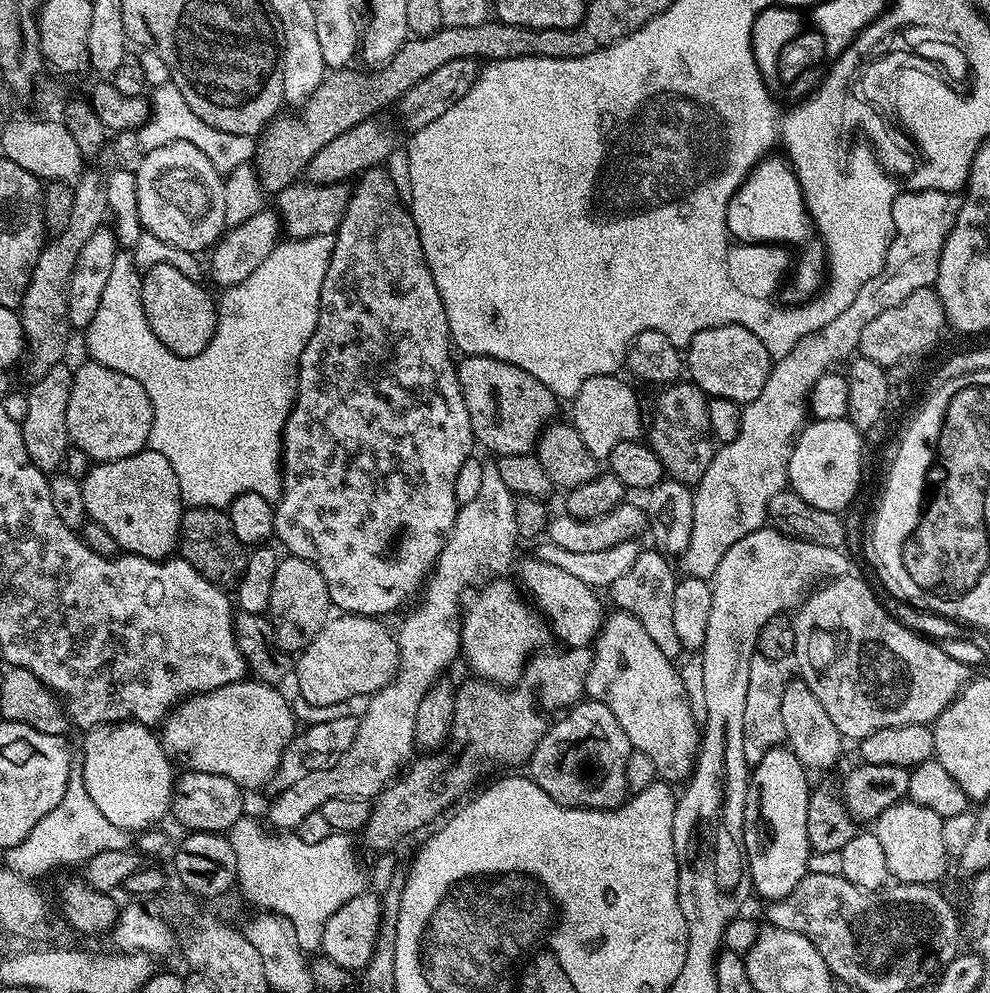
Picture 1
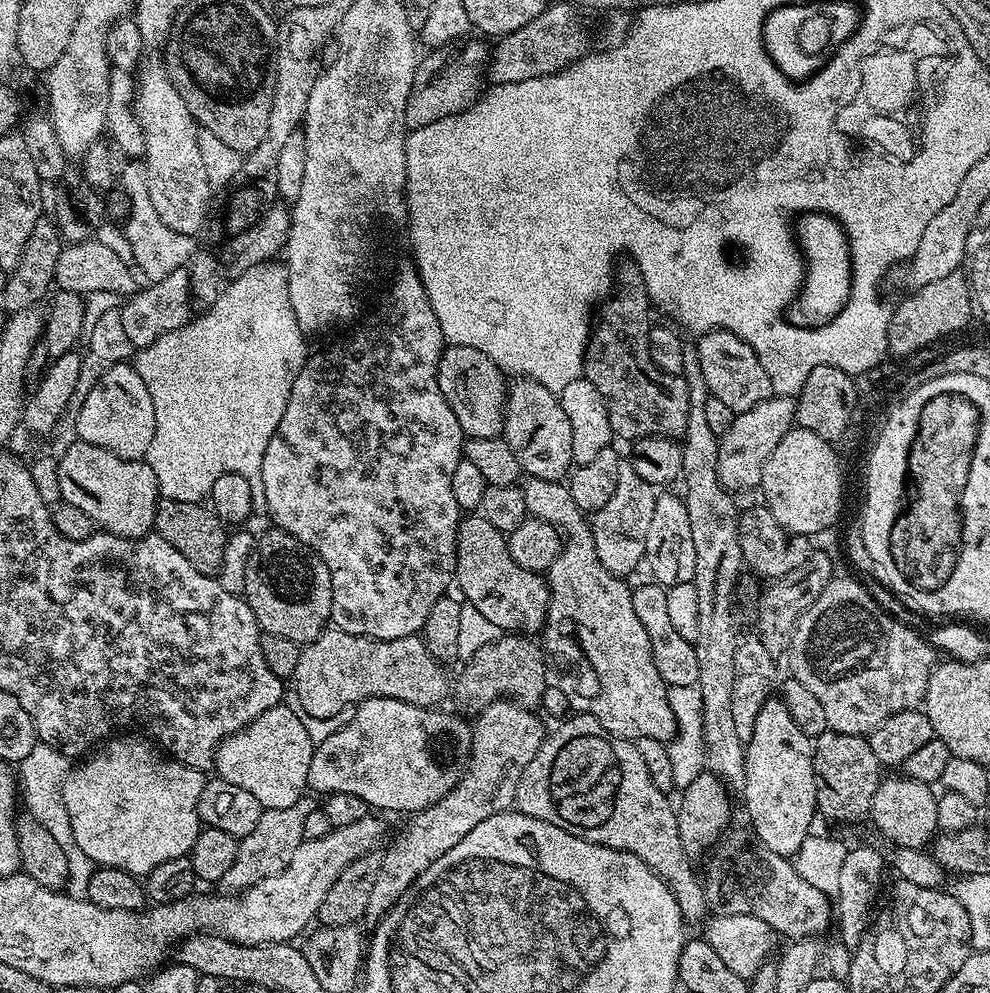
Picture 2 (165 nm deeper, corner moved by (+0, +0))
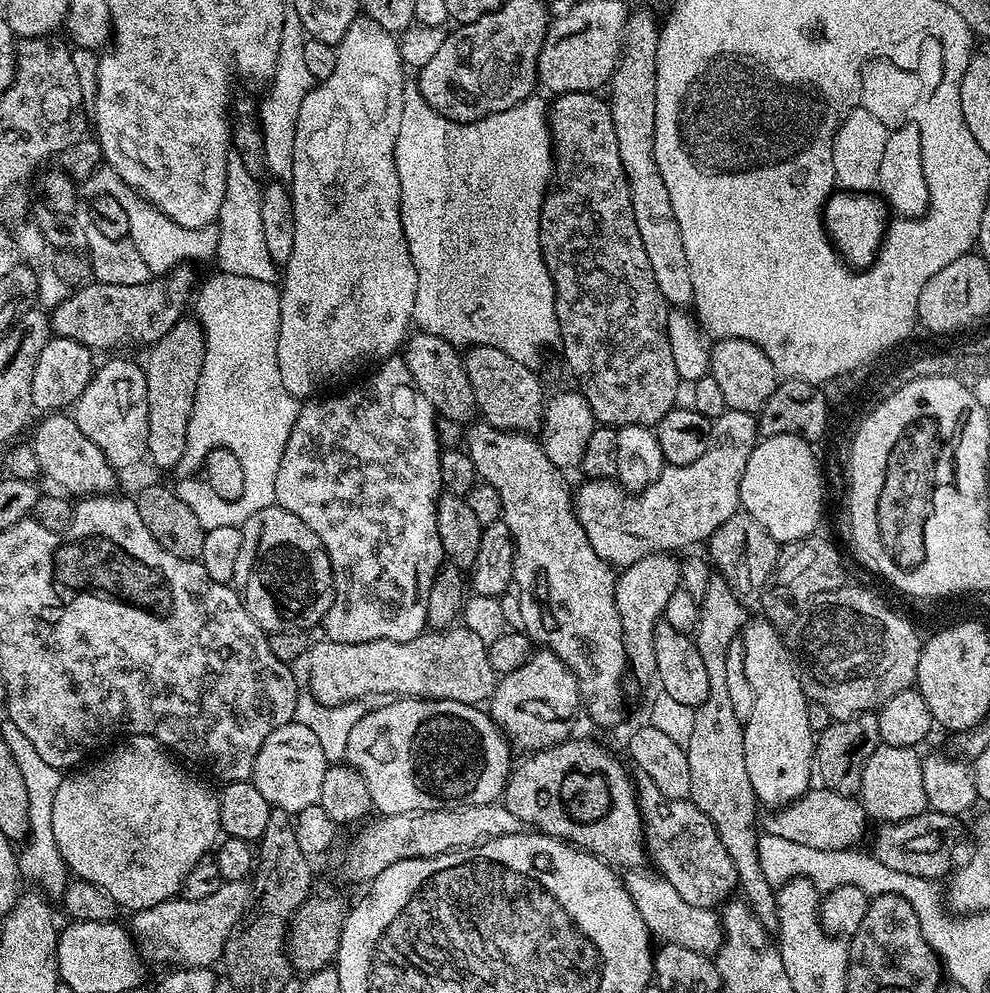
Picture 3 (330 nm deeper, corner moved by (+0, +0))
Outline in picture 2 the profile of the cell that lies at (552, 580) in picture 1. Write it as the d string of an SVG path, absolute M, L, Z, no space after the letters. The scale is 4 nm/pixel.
M468 514L461 519L456 539L455 587L460 587L459 595L467 604L474 606L489 622L500 628L504 634L536 634L543 629L548 618L548 582L541 573L518 566L508 549L508 538L486 518L479 514Z

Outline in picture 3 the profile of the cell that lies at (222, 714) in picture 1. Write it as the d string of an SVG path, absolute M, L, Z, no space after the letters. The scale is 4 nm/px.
M293 722L274 730L274 734L262 742L262 750L258 750L250 782L273 808L295 814L306 810L306 806L318 804L322 774L326 774L329 763L313 732L306 730L306 726Z

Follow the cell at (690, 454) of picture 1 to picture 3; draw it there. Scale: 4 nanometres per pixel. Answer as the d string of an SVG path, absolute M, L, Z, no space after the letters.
M562 92L551 101L548 113L548 131L552 134L552 166L554 183L544 195L540 211L540 253L544 259L546 270L552 279L556 295L556 317L560 327L559 347L564 347L564 360L576 379L575 387L590 402L590 410L596 415L596 423L610 428L625 428L631 424L655 426L672 408L677 407L682 381L678 370L674 370L674 357L670 355L670 342L666 334L666 322L670 305L662 296L658 285L654 282L650 261L646 258L645 247L642 246L641 235L635 221L634 207L631 205L631 192L627 174L623 170L622 158L619 157L618 139L615 137L614 121L611 117L609 101L599 100L596 92Z

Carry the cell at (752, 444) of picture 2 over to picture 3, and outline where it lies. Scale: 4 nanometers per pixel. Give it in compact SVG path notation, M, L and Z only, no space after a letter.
M731 410L723 412L717 420L712 421L712 439L706 446L706 454L702 454L702 458L698 458L698 462L690 462L686 466L665 466L662 474L650 486L646 486L646 490L642 490L638 494L626 494L624 489L620 487L615 479L610 480L589 480L583 481L584 485L574 492L574 511L578 522L582 526L582 530L586 530L586 538L590 538L590 546L594 546L594 554L598 554L598 558L602 558L607 564L612 565L613 569L623 570L629 568L634 562L638 562L643 556L652 556L656 552L675 553L675 548L688 548L691 544L703 545L714 534L714 530L718 530L718 526L722 526L722 522L726 522L726 518L730 518L740 508L740 483L742 482L742 474L746 474L746 462L750 462L750 454L755 450L758 443L758 420L753 413L750 412L733 412Z

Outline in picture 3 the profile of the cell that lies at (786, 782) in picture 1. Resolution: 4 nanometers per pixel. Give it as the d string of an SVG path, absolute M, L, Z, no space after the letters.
M752 618L744 625L742 639L746 678L750 678L750 686L754 686L754 710L750 718L743 721L746 774L750 774L750 786L754 786L757 801L763 807L765 804L765 809L779 810L814 784L816 736L807 718L810 701L781 629L769 620Z

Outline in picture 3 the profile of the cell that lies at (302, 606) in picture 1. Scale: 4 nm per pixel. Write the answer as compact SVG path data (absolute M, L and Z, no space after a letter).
M277 503L271 504L266 510L258 510L258 514L250 514L250 518L244 521L240 528L240 533L242 534L242 550L238 550L238 566L234 566L232 584L236 591L240 593L240 600L244 603L244 609L250 614L250 618L254 618L254 622L258 622L258 626L268 634L273 632L304 632L309 630L308 628L314 627L315 624L317 627L330 610L334 591L332 563L318 538L318 534L314 534L314 530L310 530L310 526L306 526L306 522L302 522L302 518L298 518L298 514L290 514L290 510L281 508Z

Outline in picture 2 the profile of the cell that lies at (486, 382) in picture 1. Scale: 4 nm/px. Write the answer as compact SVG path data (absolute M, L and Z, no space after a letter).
M453 344L445 347L444 357L438 366L438 386L450 402L450 410L454 410L454 418L458 418L458 426L462 426L465 437L494 438L504 430L504 403L508 400L509 385L504 384L505 373L482 350L474 350L470 346Z

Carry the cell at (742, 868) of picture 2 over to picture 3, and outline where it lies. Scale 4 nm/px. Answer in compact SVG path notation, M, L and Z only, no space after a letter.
M644 772L635 773L634 783L636 799L640 801L640 817L644 819L644 847L650 853L650 860L656 863L655 871L668 880L670 886L678 890L680 897L690 902L690 906L719 909L737 891L740 879L730 854L726 854L726 846L722 846L722 838L718 838L714 822L710 822L710 818L706 818L706 814L702 814L702 810L698 810L698 806L694 806L691 799L662 799L658 786L654 786L654 782L650 782Z

